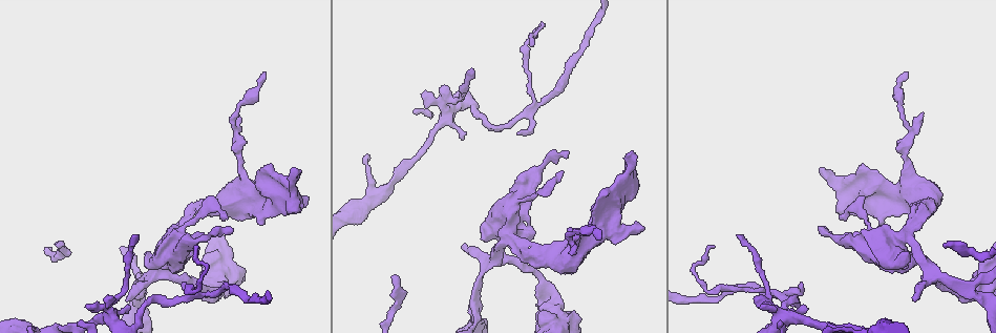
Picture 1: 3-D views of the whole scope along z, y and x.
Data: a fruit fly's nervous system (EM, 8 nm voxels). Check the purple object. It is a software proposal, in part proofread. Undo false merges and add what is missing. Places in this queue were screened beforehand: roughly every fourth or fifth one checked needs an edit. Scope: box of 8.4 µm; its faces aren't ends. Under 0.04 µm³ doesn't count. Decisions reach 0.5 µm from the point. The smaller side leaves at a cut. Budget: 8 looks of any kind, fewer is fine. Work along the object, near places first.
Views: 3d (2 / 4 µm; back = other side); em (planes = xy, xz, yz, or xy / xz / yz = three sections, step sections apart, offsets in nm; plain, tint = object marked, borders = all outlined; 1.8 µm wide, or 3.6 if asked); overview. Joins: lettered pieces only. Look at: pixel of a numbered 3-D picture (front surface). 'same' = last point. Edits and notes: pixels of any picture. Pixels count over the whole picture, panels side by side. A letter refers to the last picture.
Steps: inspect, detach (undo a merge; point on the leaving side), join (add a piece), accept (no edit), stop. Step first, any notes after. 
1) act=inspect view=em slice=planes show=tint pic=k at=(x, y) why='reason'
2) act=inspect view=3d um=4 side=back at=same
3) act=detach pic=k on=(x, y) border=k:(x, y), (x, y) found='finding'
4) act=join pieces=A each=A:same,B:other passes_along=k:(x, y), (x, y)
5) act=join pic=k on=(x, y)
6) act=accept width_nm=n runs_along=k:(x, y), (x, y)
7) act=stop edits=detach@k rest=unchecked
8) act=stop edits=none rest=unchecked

act=inspect view=3d um=4 pic=1 at=(925, 205) why='thick turns thin'

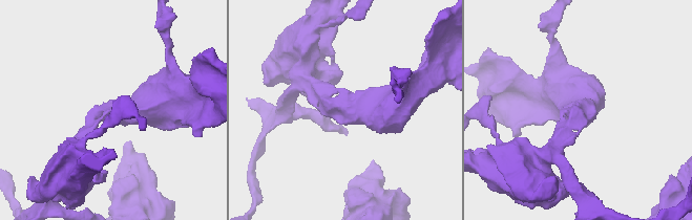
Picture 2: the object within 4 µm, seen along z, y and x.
act=inspect view=em slice=xy step=16 show=tint pic=2 at=(356, 109) arm_widths_nm=170,550

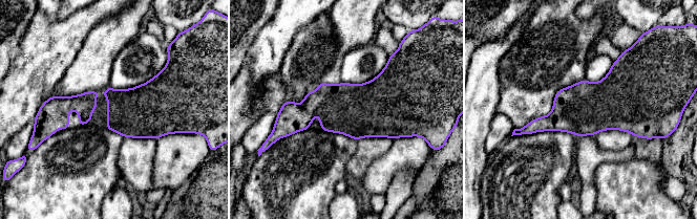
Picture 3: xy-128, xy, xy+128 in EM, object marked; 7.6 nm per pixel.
act=inspect view=em slice=planes show=borders at=same

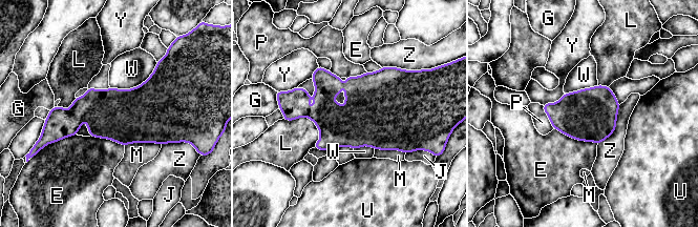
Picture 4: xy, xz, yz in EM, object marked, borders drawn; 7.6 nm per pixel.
act=accept width_nm=400 each=E:other,G:other,J:other,L:other,M:other,P:other,U:other,W:other,Y:other,Z:other found='one cell here'

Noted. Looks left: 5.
act=inspect view=em slice=planes show=tint pic=1 at=(265, 74)

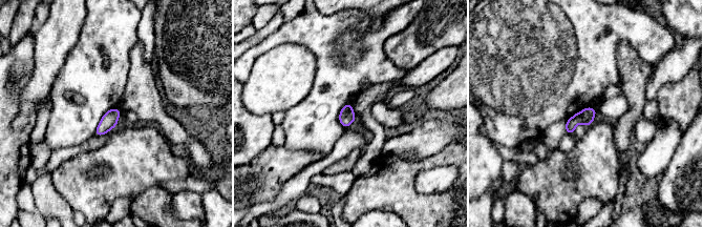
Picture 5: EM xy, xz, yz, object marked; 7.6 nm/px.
act=inspect view=em slice=planes show=borders at=same

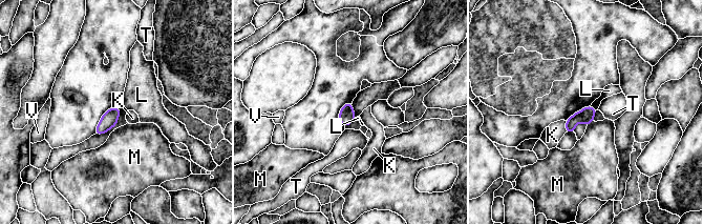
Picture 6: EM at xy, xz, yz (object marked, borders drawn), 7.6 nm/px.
act=accept longest_contact=K:90nm each=K:other,L:other,M:other,T:other,V:other border=6:(590, 105), (597, 109) found='no lettered piece goes on from it'

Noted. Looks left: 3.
act=inspect view=em slice=xy step=4 show=tint pic=1 at=(85, 306) why='free end'

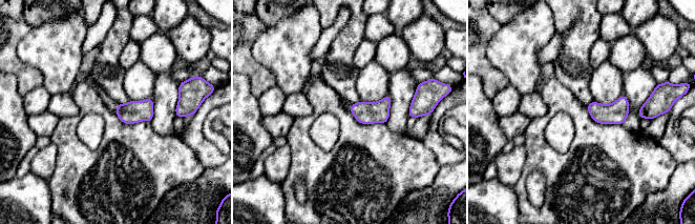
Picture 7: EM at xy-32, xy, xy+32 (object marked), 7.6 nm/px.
act=inspect view=em slice=planes show=borders at=same why='another direction'

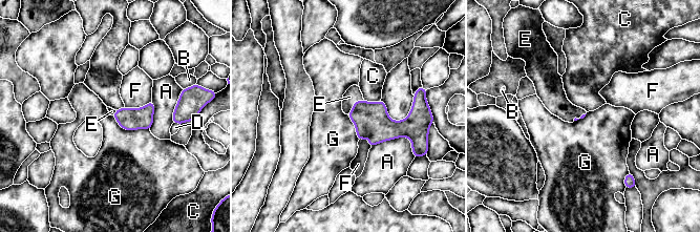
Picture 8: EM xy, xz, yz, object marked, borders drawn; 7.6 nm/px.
act=join pieces=E each=A:other,B:other,C:other,D:other,E:same,F:other,G:other passes_along=8:(372, 121), (354, 105), (354, 93) found='it goes on there'

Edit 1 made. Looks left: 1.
act=stop edits=join@8 rest=unchecked

